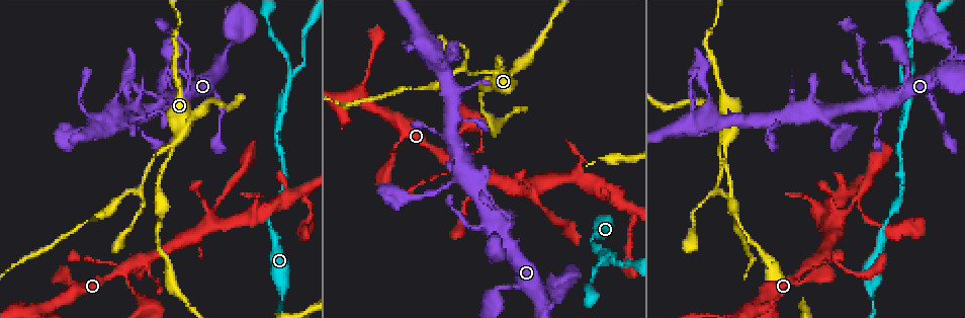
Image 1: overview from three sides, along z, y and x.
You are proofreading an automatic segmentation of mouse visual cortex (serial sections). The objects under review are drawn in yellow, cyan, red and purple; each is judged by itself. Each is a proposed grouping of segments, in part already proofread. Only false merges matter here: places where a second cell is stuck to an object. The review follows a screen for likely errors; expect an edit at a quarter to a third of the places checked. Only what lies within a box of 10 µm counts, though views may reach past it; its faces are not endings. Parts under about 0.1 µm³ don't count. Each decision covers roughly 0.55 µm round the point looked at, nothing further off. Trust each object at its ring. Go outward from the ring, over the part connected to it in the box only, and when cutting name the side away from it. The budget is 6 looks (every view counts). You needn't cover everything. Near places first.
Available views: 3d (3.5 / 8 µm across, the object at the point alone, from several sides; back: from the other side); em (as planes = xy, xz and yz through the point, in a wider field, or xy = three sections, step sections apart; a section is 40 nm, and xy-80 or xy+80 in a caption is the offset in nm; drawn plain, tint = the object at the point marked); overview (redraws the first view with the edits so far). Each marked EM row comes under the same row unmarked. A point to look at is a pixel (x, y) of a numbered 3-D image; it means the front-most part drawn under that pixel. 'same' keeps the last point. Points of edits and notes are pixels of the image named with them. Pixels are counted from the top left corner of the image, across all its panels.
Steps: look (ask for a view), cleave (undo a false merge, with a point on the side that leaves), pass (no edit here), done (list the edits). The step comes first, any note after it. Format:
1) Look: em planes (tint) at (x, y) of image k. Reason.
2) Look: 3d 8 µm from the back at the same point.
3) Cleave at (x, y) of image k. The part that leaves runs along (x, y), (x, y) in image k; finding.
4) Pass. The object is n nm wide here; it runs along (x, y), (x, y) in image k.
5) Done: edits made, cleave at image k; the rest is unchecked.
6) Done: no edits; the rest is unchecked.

Look: 3d 3.5 µm at (177, 144) of image 1. Thin arm on a thick one.

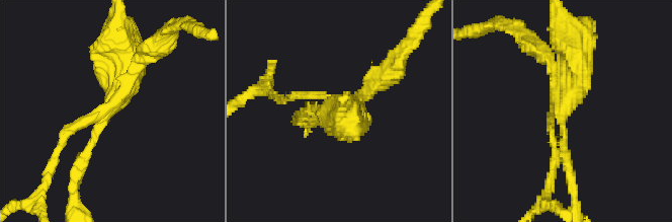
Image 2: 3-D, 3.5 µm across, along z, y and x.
Look: em xy step 3 (tint) at (563, 106) of image 2. 3 arms meet here; the arms are 150, 150, 400 nm wide.

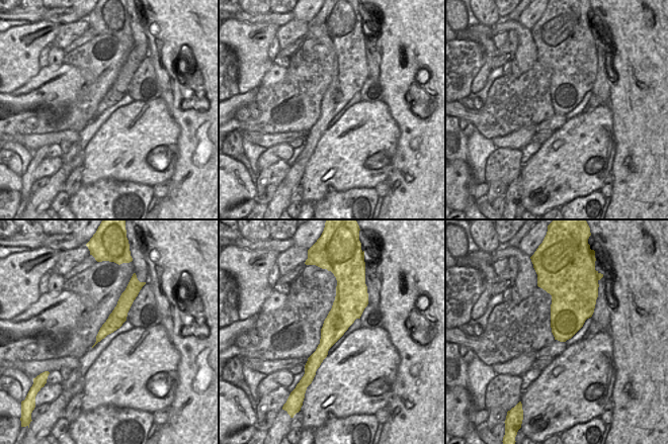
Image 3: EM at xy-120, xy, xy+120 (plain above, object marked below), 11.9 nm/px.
Cleave at (533, 39) of image 2. A border runs along (351, 316), (346, 325), (333, 326) in image 3; two cells meet here.

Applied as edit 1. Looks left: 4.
Look: overview. Redraw.

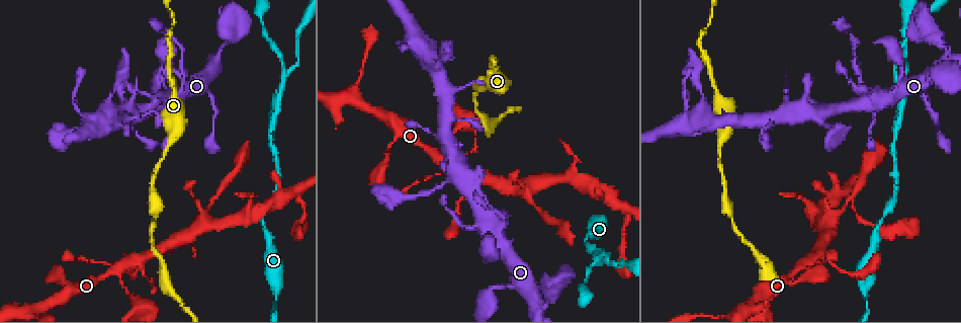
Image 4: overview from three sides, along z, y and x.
Look: 3d 8 µm from the back at (435, 153) of image 4. Branch point.

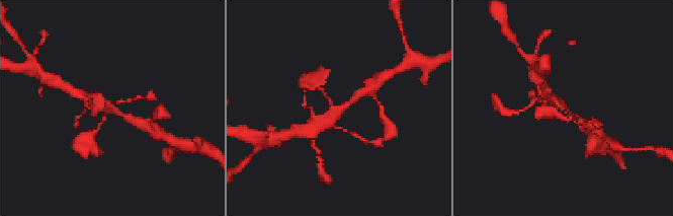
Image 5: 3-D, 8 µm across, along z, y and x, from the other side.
Look: em xy step 1 (tint) at the same point. Now the EM.

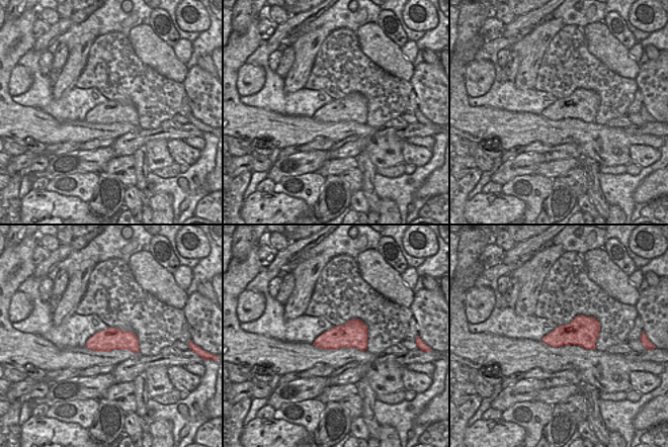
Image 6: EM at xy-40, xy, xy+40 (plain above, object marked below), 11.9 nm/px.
Pass. It runs along (359, 94), (343, 108), (314, 126) in image 5; all the same cell.

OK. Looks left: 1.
Done: edits made, cleave at image 2; the rest is unchecked.

